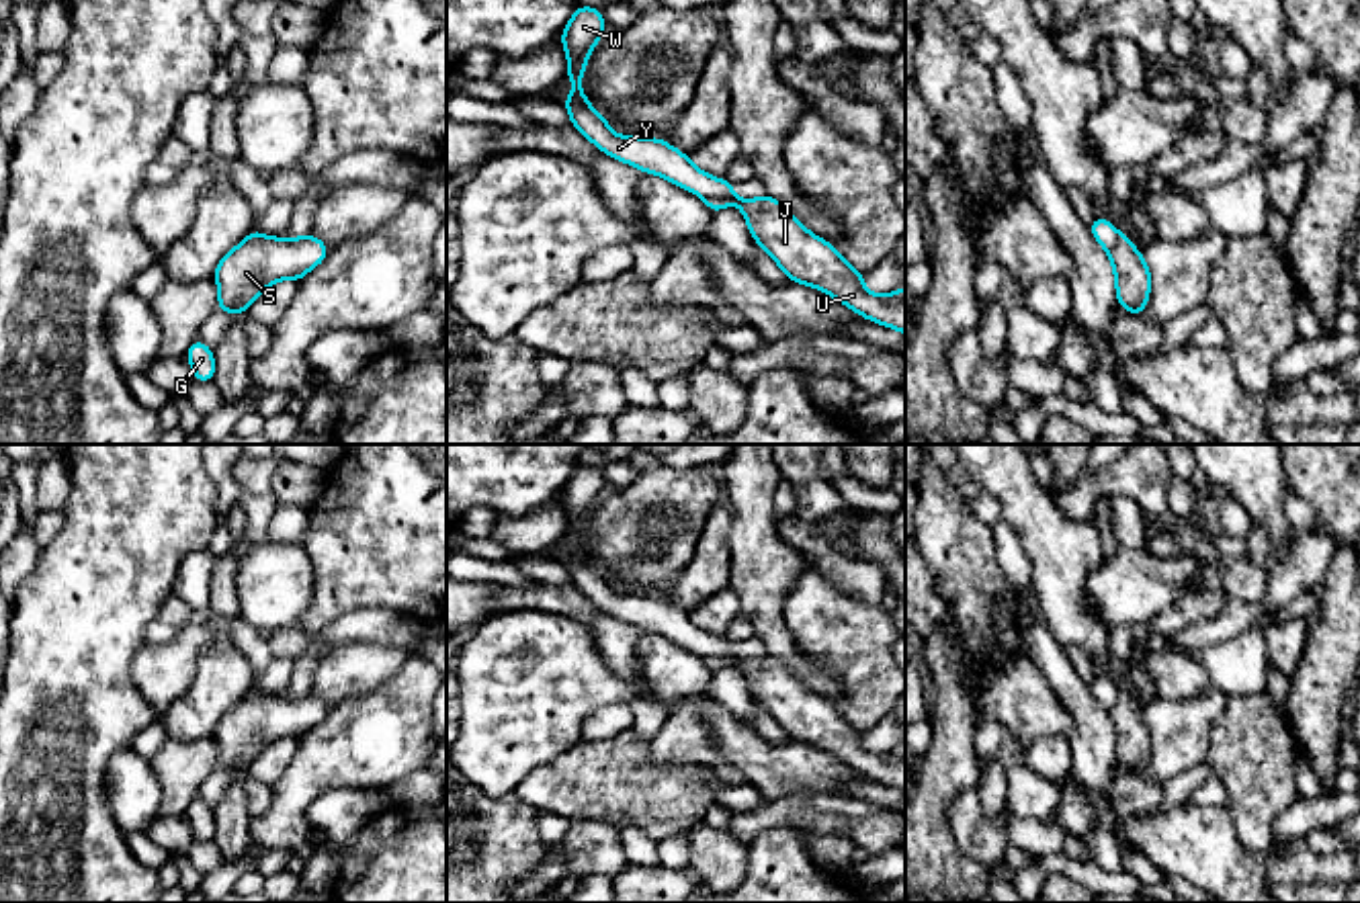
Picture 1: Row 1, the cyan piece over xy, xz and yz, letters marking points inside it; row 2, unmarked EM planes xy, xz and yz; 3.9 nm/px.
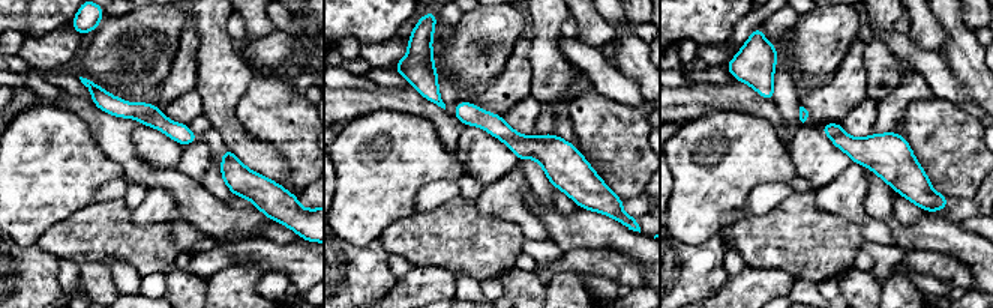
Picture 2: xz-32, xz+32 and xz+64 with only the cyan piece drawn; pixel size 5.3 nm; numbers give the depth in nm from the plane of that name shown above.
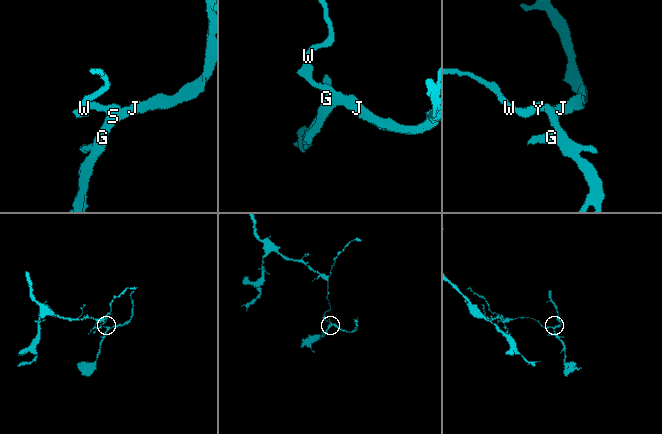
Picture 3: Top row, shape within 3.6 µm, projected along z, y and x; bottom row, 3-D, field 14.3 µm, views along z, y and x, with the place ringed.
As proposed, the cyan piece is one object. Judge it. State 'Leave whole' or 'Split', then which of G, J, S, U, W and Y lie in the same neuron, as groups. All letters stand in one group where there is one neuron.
Split. Groups: G J S U / W Y

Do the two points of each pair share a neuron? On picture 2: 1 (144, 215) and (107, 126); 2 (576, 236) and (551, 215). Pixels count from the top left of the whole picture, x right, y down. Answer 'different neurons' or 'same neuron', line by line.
1: different neurons
2: same neuron

